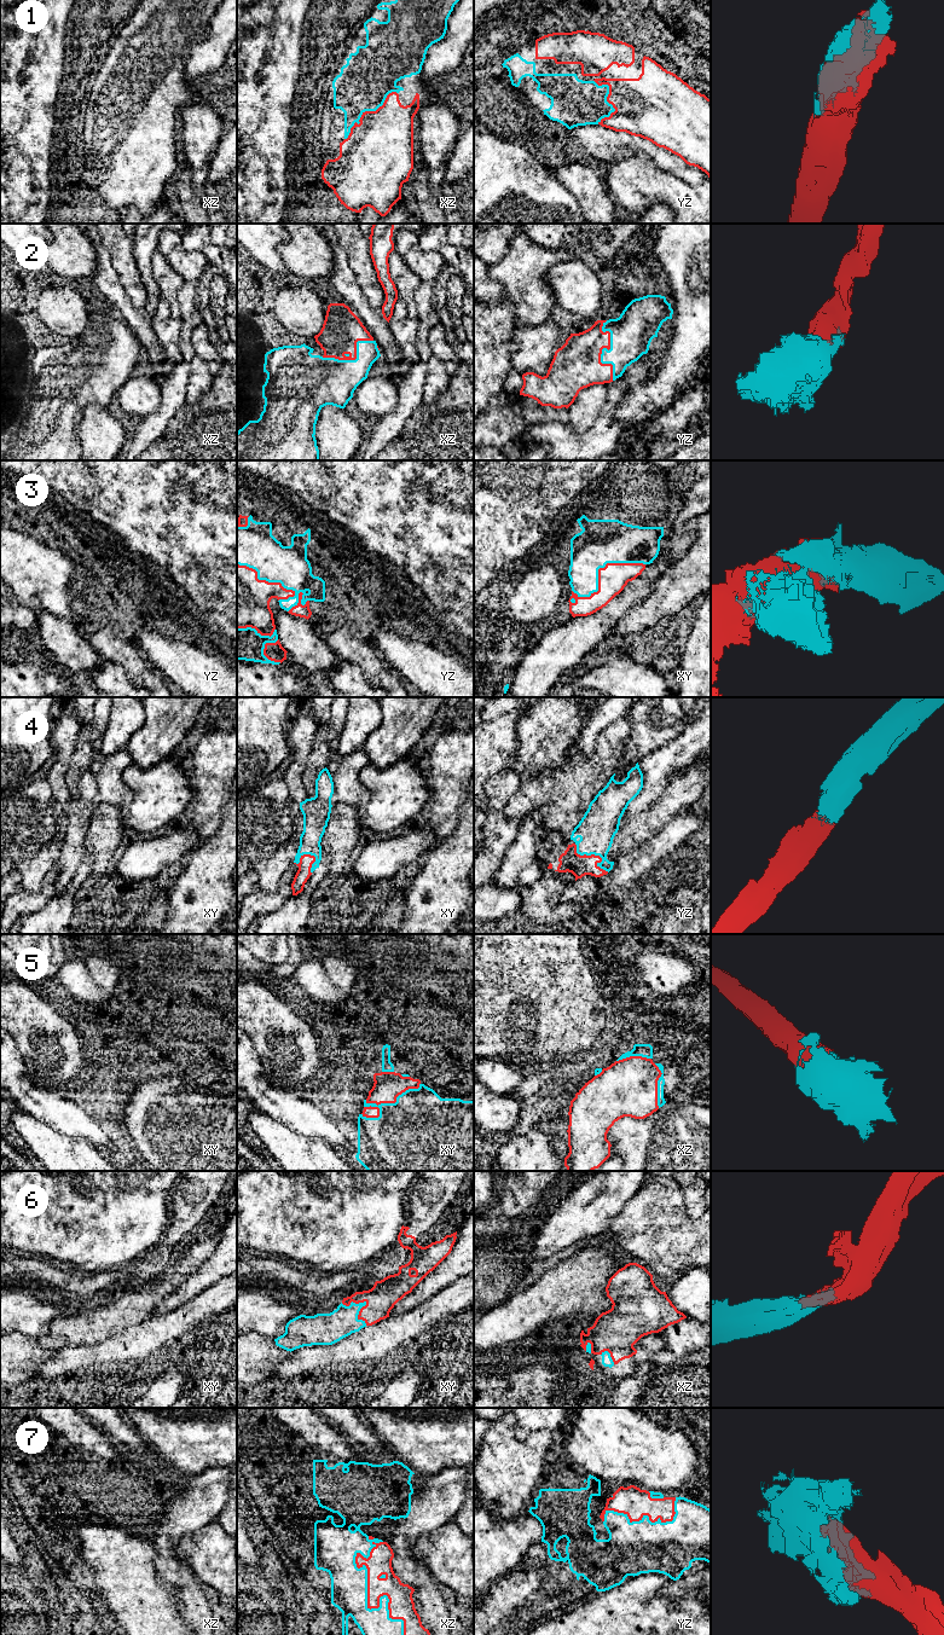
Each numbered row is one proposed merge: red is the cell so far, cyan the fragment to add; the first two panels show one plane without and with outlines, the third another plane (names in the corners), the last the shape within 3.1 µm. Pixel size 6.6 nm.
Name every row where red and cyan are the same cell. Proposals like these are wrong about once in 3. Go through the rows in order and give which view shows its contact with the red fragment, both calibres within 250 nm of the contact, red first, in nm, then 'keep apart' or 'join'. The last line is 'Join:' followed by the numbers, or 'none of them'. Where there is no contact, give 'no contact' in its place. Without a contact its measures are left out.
1: contact in xz; calibres 420 and 360 nm; join
2: contact in yz; calibres 320 and 280 nm; join
3: contact in xy; calibres 190 and 300 nm; join
4: contact in yz; calibres 140 and 240 nm; join
5: contact in xy; calibres 190 and 460 nm; join
6: contact in xy; calibres 190 and 190 nm; join
7: contact in xz; calibres 170 and 240 nm; join
Join: 1, 2, 3, 4, 5, 6, 7

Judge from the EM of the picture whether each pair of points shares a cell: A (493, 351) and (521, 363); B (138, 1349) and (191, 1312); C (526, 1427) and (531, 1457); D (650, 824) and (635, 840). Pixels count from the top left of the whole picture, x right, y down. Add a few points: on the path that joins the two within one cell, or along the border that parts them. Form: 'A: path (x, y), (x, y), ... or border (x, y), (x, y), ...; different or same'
A: border (515, 331), (511, 371); different
B: path (151, 1337), (163, 1328), (178, 1325); same
C: border (515, 1420), (519, 1439), (540, 1430), (555, 1433); different
D: path (647, 828), (638, 836); same

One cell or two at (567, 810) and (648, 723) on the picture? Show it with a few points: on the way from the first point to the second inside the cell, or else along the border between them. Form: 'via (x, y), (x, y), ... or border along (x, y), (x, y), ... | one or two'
border along (631, 722), (621, 717), (602, 731) | two

